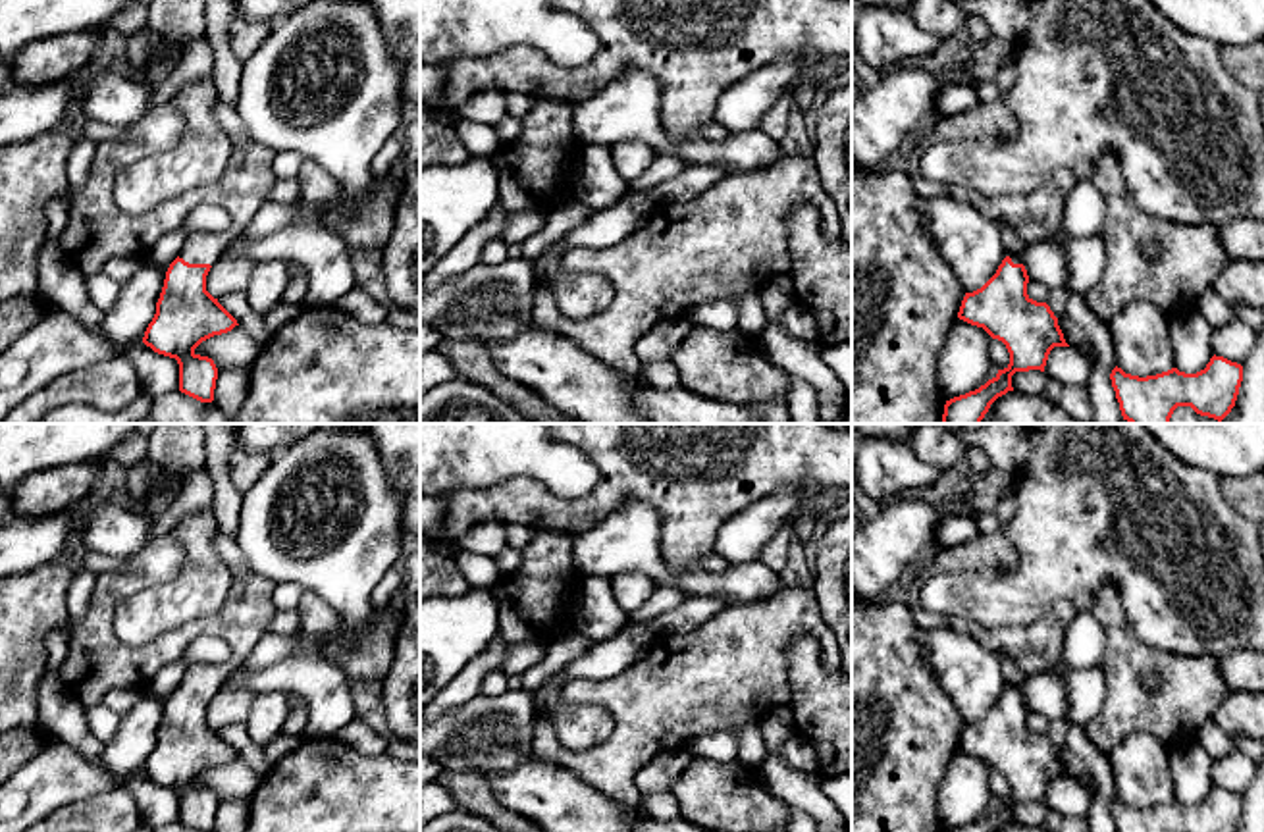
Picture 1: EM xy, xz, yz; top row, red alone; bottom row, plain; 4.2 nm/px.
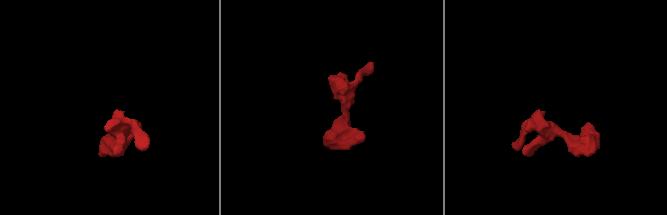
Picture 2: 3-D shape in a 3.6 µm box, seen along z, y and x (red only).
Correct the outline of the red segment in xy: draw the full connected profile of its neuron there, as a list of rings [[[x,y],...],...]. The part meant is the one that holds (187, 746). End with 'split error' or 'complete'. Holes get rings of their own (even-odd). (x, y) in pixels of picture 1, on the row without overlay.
[[[170,532],[137,549],[116,572],[96,576],[85,616],[67,628],[67,655],[60,676],[81,705],[92,707],[112,689],[143,689],[166,664],[183,659],[200,636],[224,639],[231,655],[222,663],[191,663],[181,686],[170,695],[156,745],[143,774],[179,795],[179,822],[197,832],[214,832],[218,799],[195,780],[231,763],[237,751],[206,722],[210,699],[237,672],[256,643],[272,632],[274,591],[266,576],[254,572],[235,535],[218,532],[214,547],[231,572],[227,601],[216,612],[177,626],[148,643],[129,647],[114,634],[119,601],[170,582],[183,560],[183,547]]]; split error

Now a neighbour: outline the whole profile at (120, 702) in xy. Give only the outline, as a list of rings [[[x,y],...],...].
[[[137,688],[112,689],[110,693],[106,693],[102,703],[110,711],[114,711],[118,716],[123,716],[137,703],[139,695],[141,695],[141,689],[137,689]]]

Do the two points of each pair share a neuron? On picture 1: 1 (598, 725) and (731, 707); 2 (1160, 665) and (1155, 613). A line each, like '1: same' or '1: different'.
1: different
2: different

